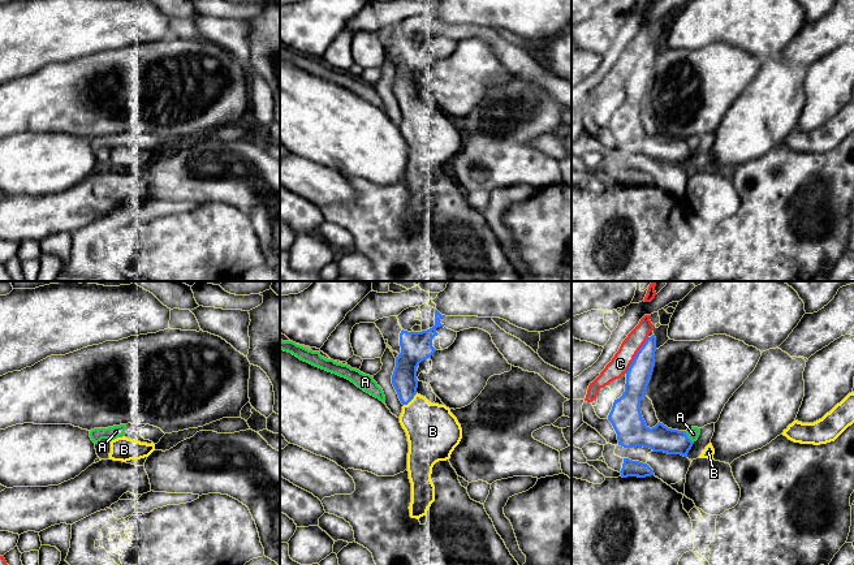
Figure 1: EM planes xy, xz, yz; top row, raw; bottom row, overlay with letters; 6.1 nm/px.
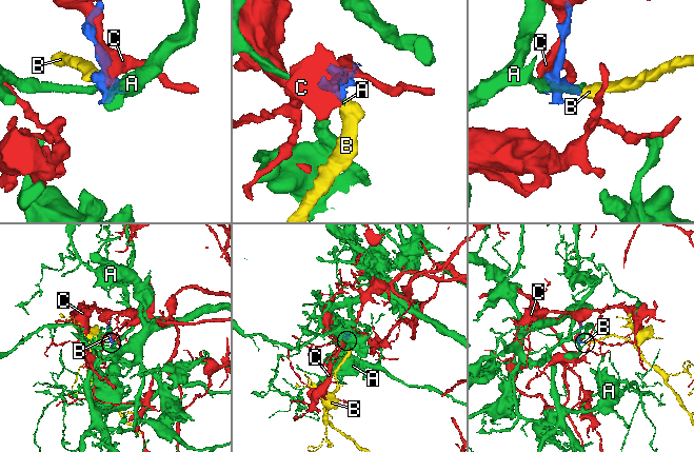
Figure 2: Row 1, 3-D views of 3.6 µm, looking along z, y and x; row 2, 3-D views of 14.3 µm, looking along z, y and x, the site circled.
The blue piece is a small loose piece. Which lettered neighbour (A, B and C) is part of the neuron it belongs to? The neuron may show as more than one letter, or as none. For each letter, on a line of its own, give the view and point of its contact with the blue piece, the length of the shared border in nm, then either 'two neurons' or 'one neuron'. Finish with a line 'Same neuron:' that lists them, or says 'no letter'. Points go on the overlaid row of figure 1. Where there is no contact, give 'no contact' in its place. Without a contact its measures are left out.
A: contact yz (688, 438); length 100 nm; two neurons
B: contact xz (410, 400); length 120 nm; one neuron
C: contact yz (635, 356); length 260 nm; two neurons
Same neuron: B

